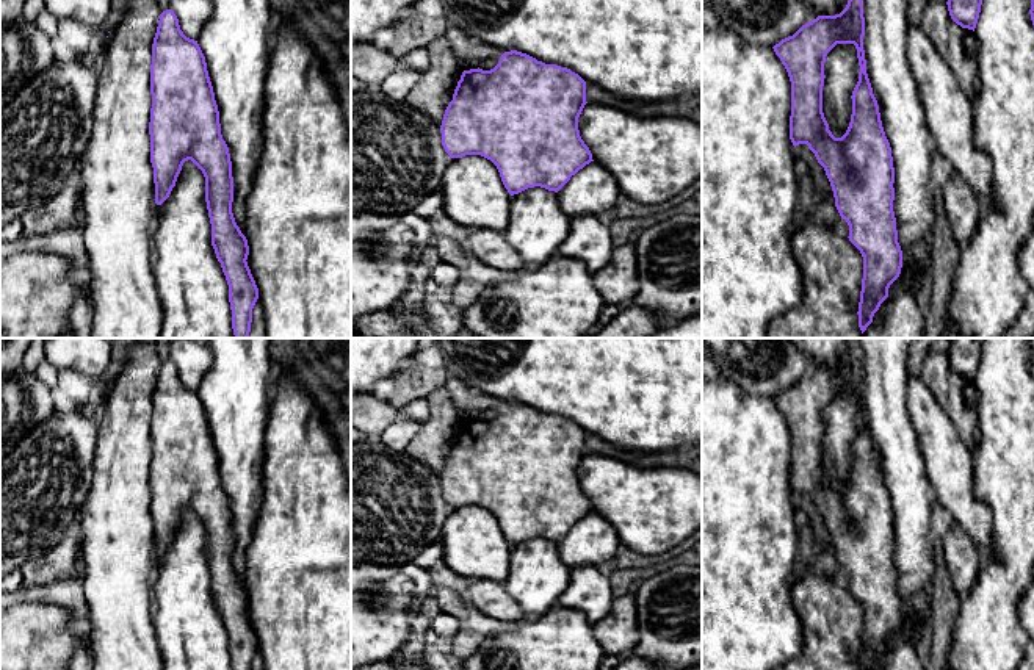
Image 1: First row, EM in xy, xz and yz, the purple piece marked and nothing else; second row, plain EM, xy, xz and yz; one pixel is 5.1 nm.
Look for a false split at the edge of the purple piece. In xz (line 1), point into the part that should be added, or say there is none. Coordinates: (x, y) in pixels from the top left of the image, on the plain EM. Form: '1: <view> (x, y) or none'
1: none

